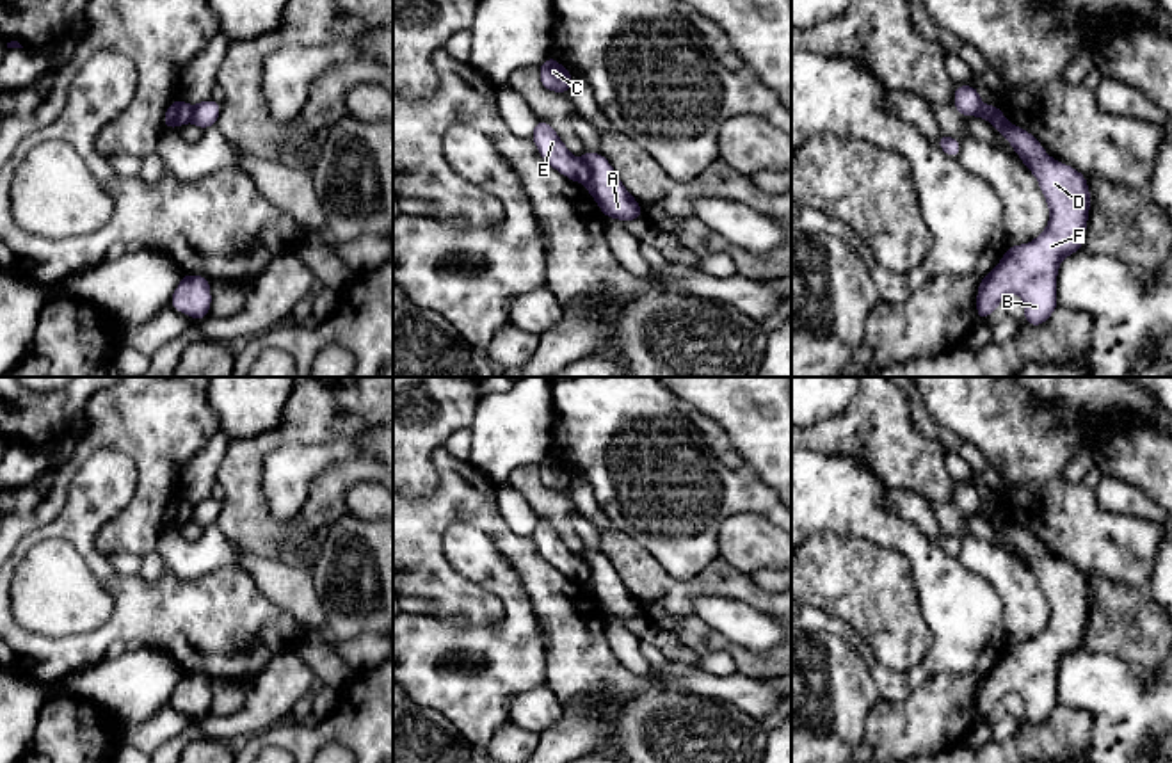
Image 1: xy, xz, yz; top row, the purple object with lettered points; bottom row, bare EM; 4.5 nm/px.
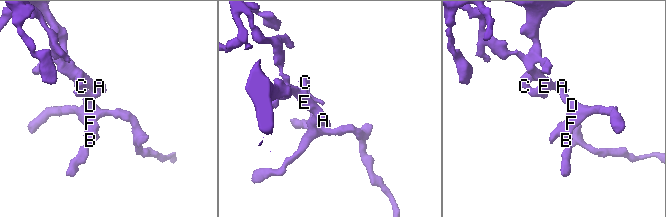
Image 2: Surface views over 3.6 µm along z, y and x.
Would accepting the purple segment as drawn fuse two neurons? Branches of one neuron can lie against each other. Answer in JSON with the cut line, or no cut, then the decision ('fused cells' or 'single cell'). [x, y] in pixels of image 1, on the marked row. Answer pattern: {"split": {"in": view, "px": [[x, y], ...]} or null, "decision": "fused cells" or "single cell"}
{"split": {"in": "xz", "px": [[584, 160], [587, 168], [587, 180], [584, 184]]}, "decision": "fused cells"}

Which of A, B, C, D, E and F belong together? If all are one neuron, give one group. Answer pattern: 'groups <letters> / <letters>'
groups A B C D F / E

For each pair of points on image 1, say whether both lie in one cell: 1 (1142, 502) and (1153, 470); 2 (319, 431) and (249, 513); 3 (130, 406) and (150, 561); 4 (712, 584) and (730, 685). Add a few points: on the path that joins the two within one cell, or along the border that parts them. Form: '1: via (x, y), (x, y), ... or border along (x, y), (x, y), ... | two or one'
1: border along (1107, 475), (1130, 481), (1153, 500) | two
2: via (288, 433), (269, 441), (249, 461), (249, 482) | one
3: border along (153, 550), (141, 555) | two
4: border along (737, 669), (763, 682) | two

